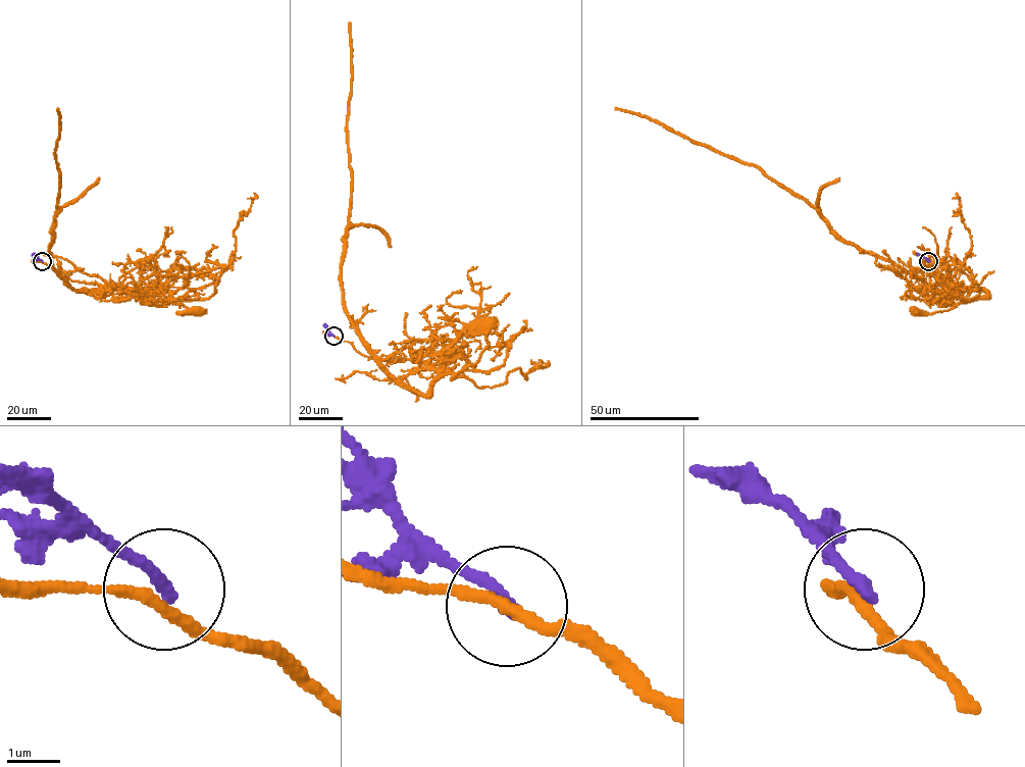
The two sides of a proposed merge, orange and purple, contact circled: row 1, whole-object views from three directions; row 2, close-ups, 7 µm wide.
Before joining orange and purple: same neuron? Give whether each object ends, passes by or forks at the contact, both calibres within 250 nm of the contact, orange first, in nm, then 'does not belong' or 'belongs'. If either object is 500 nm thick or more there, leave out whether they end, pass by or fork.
orange passes by | purple ends | 200/260 nm | does not belong

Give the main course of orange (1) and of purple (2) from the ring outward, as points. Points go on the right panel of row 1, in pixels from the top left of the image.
1: (928, 261), (938, 274), (954, 283), (953, 289), (966, 300), (944, 310), (916, 312)
2: (928, 261), (916, 253)

